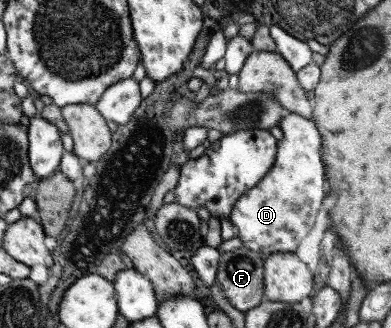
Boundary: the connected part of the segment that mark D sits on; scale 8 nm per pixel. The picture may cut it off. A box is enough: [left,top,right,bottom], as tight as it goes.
[228,112,325,253]

